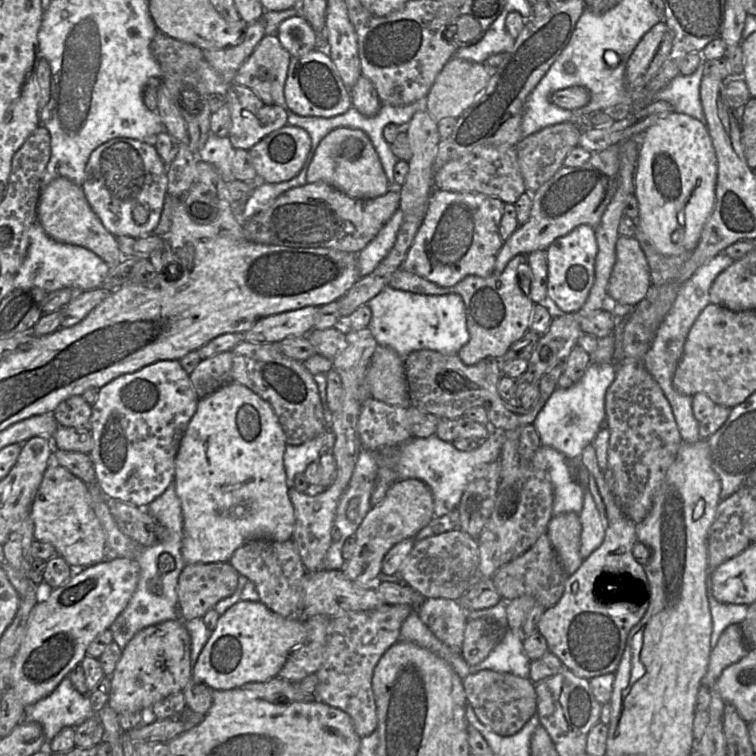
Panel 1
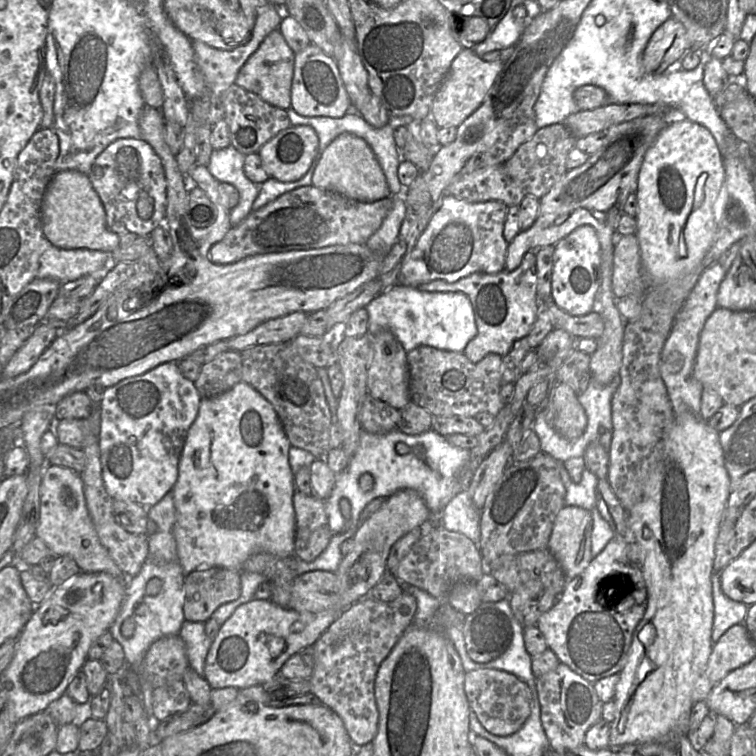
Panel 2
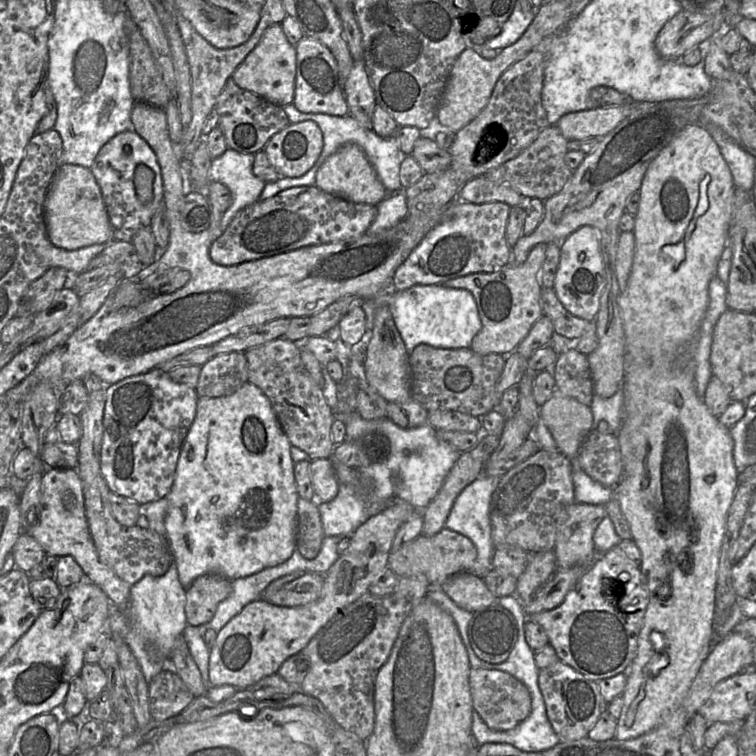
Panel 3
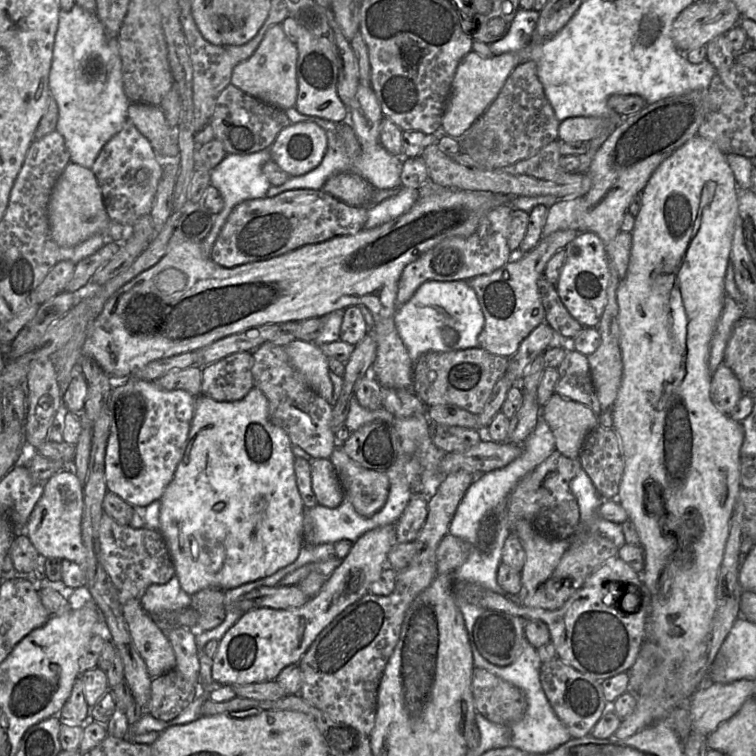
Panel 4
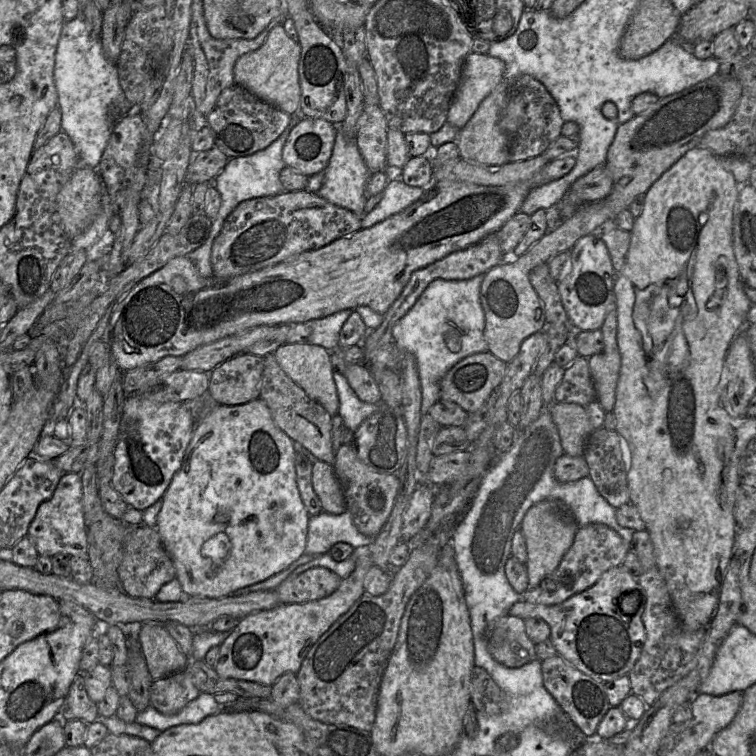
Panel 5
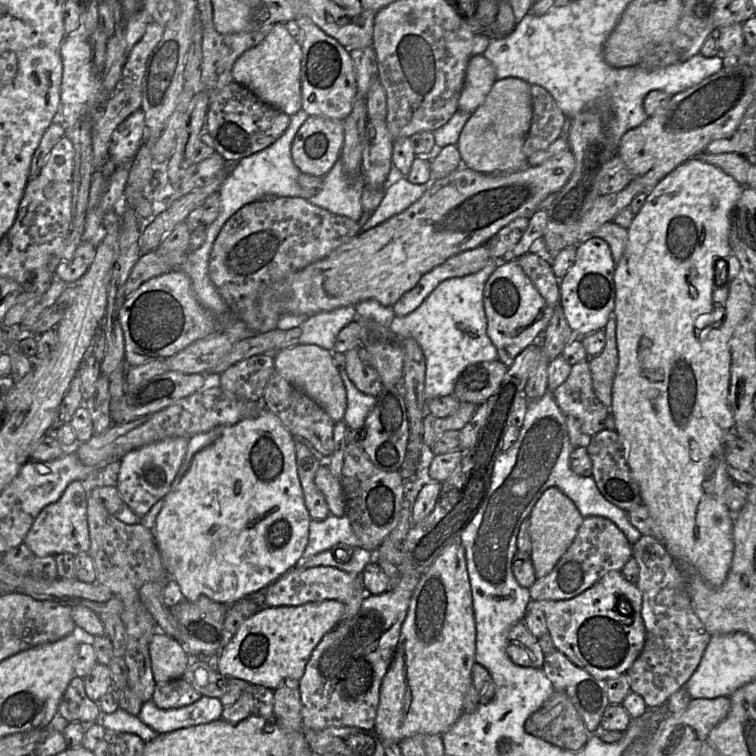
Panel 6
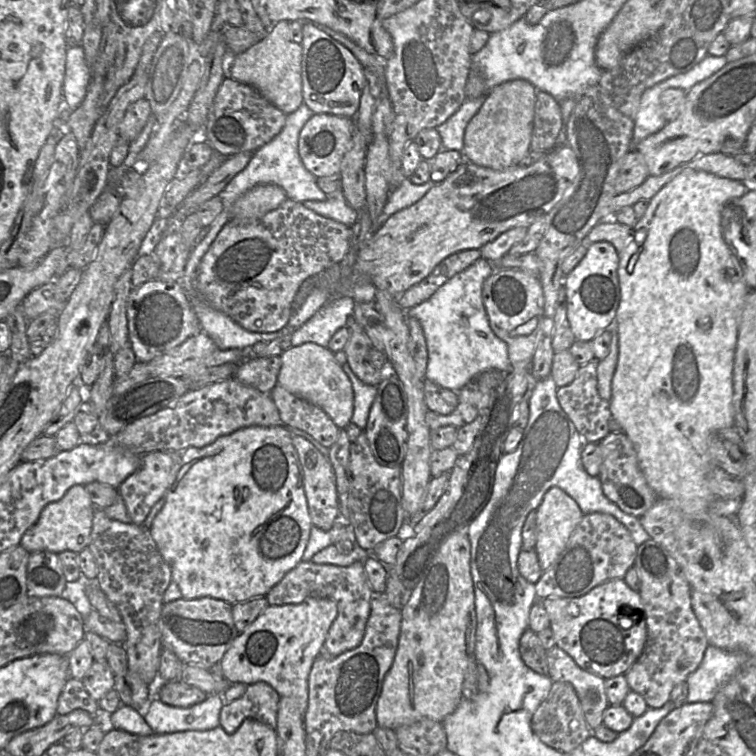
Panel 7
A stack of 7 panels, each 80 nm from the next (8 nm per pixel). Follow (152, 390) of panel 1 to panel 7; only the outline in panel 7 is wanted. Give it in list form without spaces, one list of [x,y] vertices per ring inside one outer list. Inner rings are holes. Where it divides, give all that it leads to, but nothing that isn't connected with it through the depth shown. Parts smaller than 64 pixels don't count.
[[[153,451],[141,455],[139,468],[118,487],[118,492],[126,505],[131,523],[143,525],[153,505],[165,496],[175,481],[180,466],[182,452]]]

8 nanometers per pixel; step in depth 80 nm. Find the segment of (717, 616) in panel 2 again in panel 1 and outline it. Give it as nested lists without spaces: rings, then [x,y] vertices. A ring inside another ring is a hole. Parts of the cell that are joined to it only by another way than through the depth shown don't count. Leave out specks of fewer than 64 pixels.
[[[710,575],[707,576],[707,595],[712,618],[711,647],[713,649],[728,626],[741,624],[745,620],[749,605],[717,601],[712,595]]]

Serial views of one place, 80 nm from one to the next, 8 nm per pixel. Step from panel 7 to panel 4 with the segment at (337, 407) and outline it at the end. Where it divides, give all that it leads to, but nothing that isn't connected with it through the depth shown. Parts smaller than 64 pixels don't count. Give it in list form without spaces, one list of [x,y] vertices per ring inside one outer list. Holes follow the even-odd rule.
[[[295,339],[284,347],[292,366],[310,388],[329,403],[333,403],[333,384],[329,377],[329,358],[313,342]]]

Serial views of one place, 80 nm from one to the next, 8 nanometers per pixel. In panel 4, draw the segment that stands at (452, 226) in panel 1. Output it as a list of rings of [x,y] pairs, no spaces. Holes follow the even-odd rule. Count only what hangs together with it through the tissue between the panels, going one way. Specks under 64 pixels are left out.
[[[503,204],[488,211],[479,221],[476,231],[467,237],[450,237],[409,263],[402,271],[396,297],[396,309],[410,300],[421,284],[429,280],[456,281],[490,274],[508,262],[511,250],[507,237],[512,207]]]

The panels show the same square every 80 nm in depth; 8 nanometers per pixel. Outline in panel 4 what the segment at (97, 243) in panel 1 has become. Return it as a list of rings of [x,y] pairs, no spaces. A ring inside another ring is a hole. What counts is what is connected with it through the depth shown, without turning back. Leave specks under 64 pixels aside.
[[[70,162],[58,178],[49,201],[50,234],[60,247],[72,247],[96,234],[107,234],[110,218],[107,215],[98,181],[91,168]]]

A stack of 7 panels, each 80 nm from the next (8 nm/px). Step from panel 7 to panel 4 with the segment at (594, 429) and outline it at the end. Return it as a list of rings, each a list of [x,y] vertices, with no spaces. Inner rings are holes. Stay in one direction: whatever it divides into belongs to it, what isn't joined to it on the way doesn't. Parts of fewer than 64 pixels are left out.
[[[575,349],[568,350],[557,367],[559,379],[555,385],[558,395],[582,403],[598,417],[602,413],[590,375],[587,356]]]

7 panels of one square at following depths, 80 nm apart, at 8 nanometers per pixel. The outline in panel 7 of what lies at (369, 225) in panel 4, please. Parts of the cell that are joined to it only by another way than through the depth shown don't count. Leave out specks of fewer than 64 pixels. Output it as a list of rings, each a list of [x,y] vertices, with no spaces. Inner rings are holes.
[[[406,178],[399,187],[390,192],[382,215],[378,219],[377,226],[381,226],[391,215],[394,215],[396,212],[408,208],[422,199],[434,186],[435,184],[431,181],[421,185],[416,185]]]

